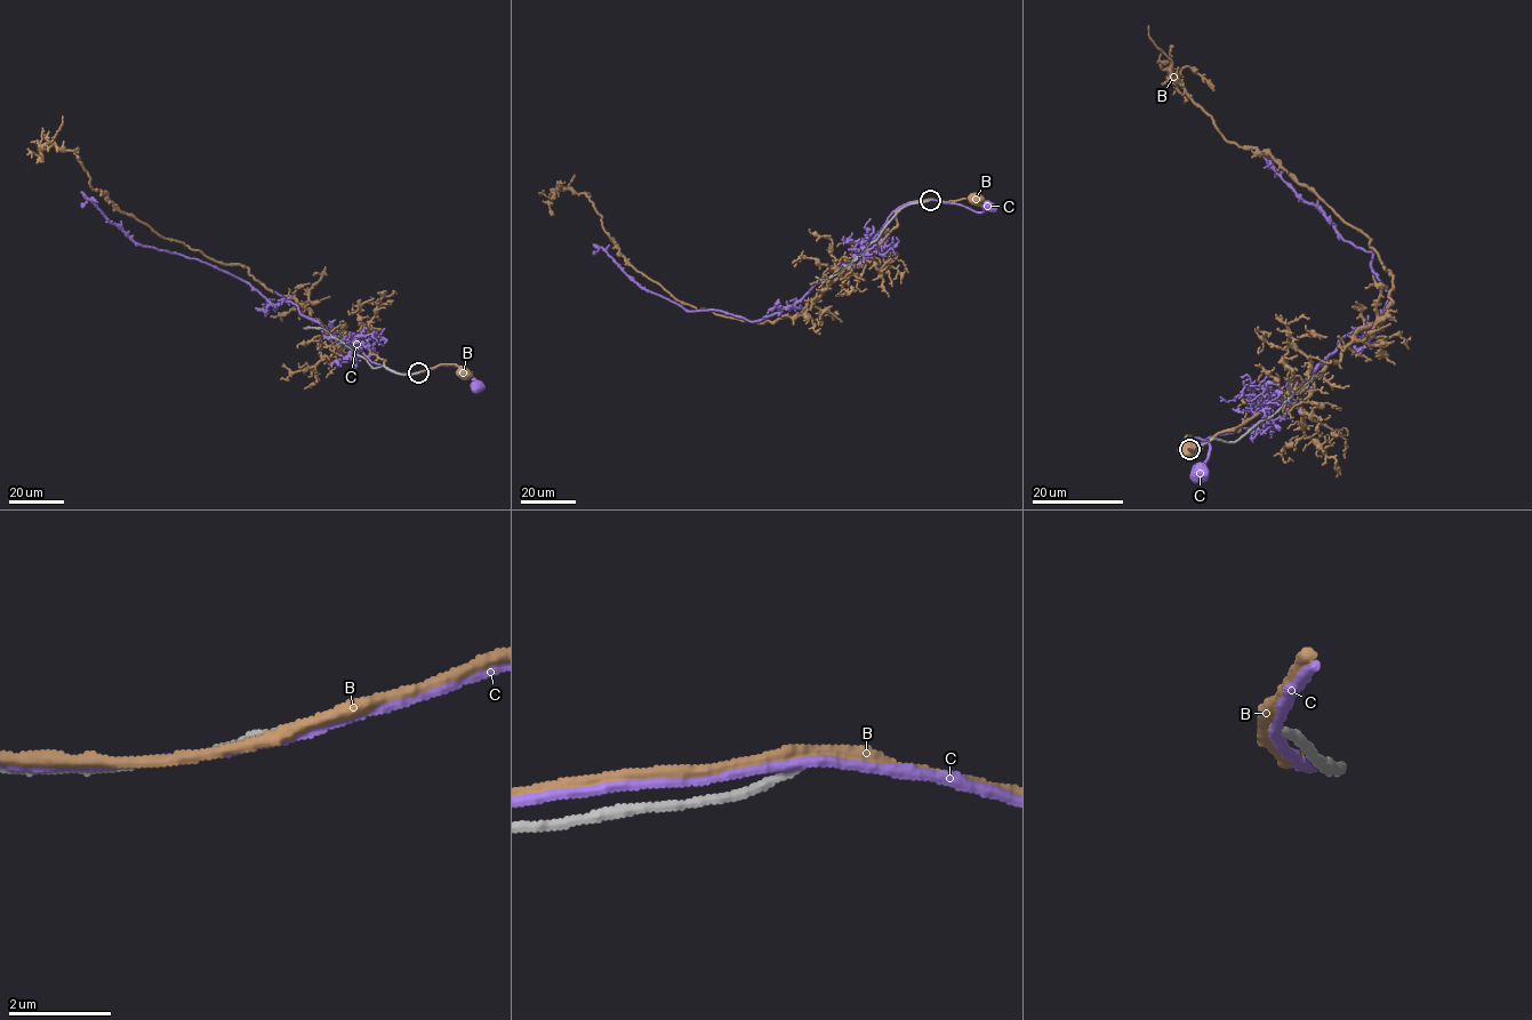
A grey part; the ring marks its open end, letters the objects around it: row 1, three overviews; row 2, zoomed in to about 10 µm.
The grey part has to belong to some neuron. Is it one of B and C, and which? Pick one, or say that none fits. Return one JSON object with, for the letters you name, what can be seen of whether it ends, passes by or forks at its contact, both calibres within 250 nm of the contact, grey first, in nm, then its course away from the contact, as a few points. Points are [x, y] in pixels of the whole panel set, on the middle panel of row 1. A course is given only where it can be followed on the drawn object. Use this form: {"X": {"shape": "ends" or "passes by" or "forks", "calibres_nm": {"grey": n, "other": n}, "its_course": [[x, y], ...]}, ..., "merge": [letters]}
{"merge": []}

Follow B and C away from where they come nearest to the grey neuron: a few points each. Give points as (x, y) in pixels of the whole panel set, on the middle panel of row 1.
B: (929, 199), (959, 200), (976, 195), (975, 199)
C: (929, 200), (981, 213), (988, 206)

